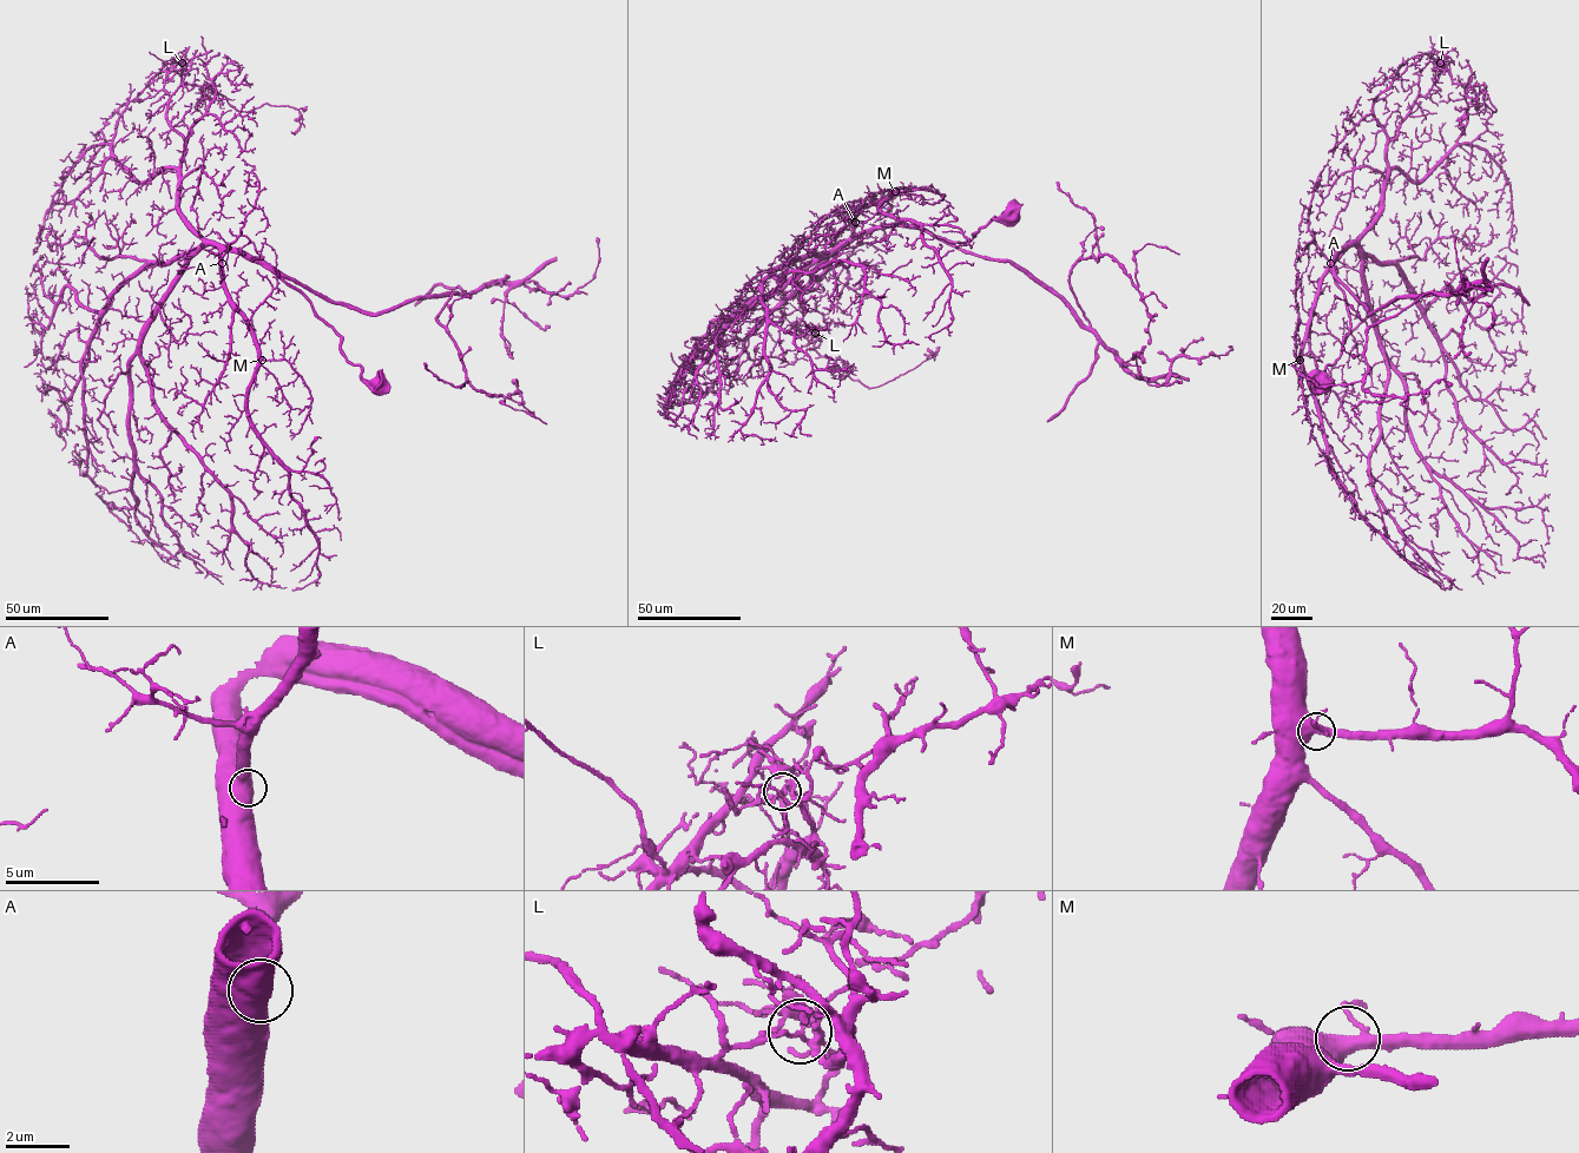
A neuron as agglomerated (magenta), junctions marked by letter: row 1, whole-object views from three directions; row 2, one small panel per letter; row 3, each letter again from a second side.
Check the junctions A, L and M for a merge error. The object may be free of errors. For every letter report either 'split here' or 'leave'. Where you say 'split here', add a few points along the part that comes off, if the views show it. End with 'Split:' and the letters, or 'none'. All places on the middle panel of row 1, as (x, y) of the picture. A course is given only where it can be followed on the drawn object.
A: leave
L: split here | (815, 333), (818, 337), (814, 349), (869, 387), (912, 370), (929, 358), (933, 353), (923, 354)
M: leave
Split: L

